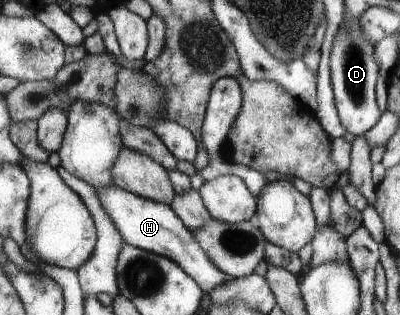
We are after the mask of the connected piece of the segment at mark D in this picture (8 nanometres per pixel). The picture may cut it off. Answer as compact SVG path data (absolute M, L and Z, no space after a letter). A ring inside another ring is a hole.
M347 17L337 27L337 33L333 35L333 43L331 43L331 57L329 57L329 67L331 71L331 81L334 89L334 100L338 109L341 123L345 126L346 131L353 133L355 137L367 133L369 129L377 124L381 119L381 111L379 111L379 103L376 97L376 85L379 79L379 63L373 57L375 46L367 41L367 37L361 31L360 19L351 19L347 21Z

